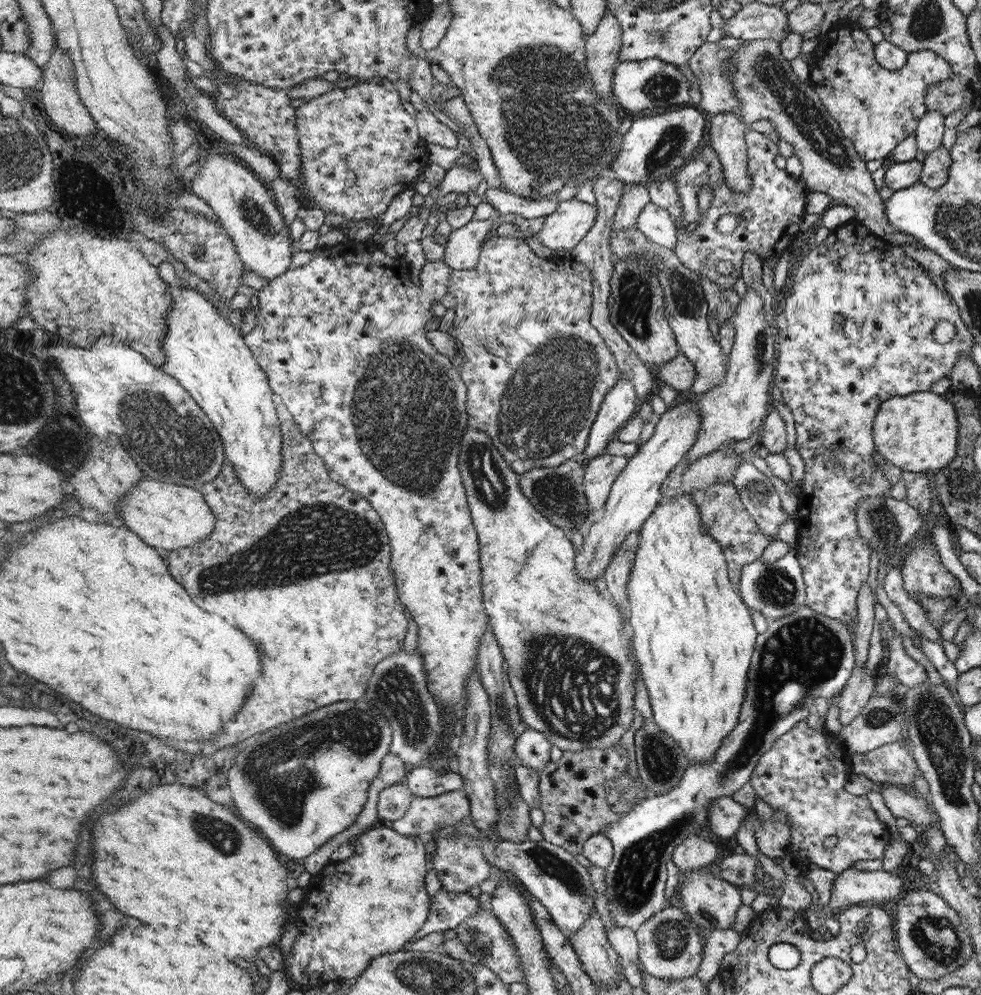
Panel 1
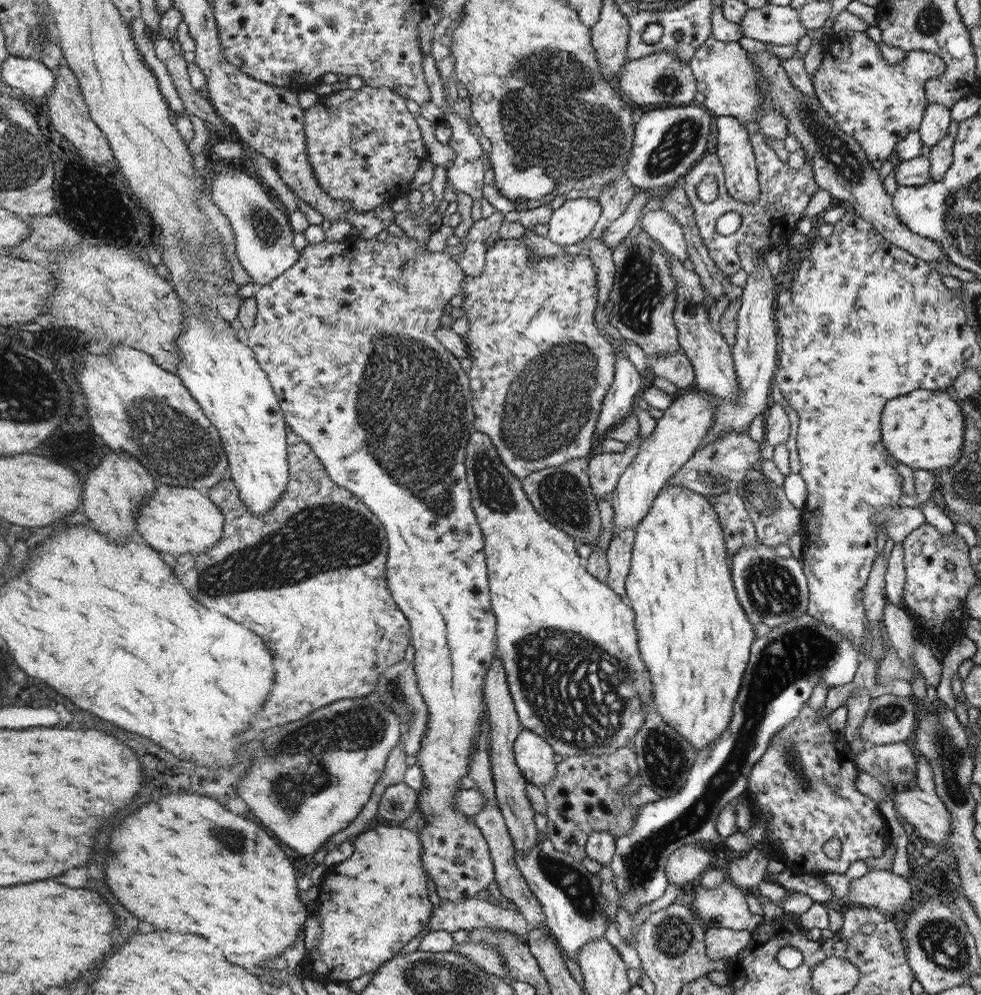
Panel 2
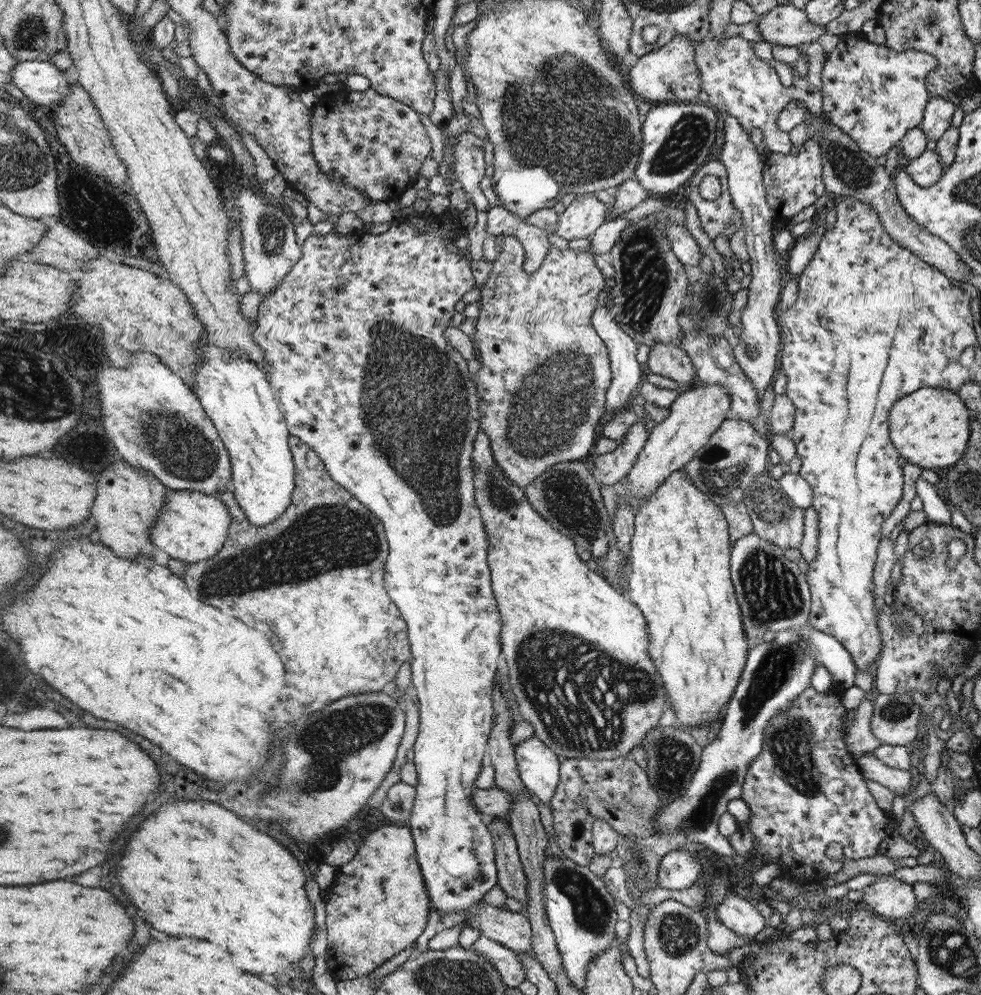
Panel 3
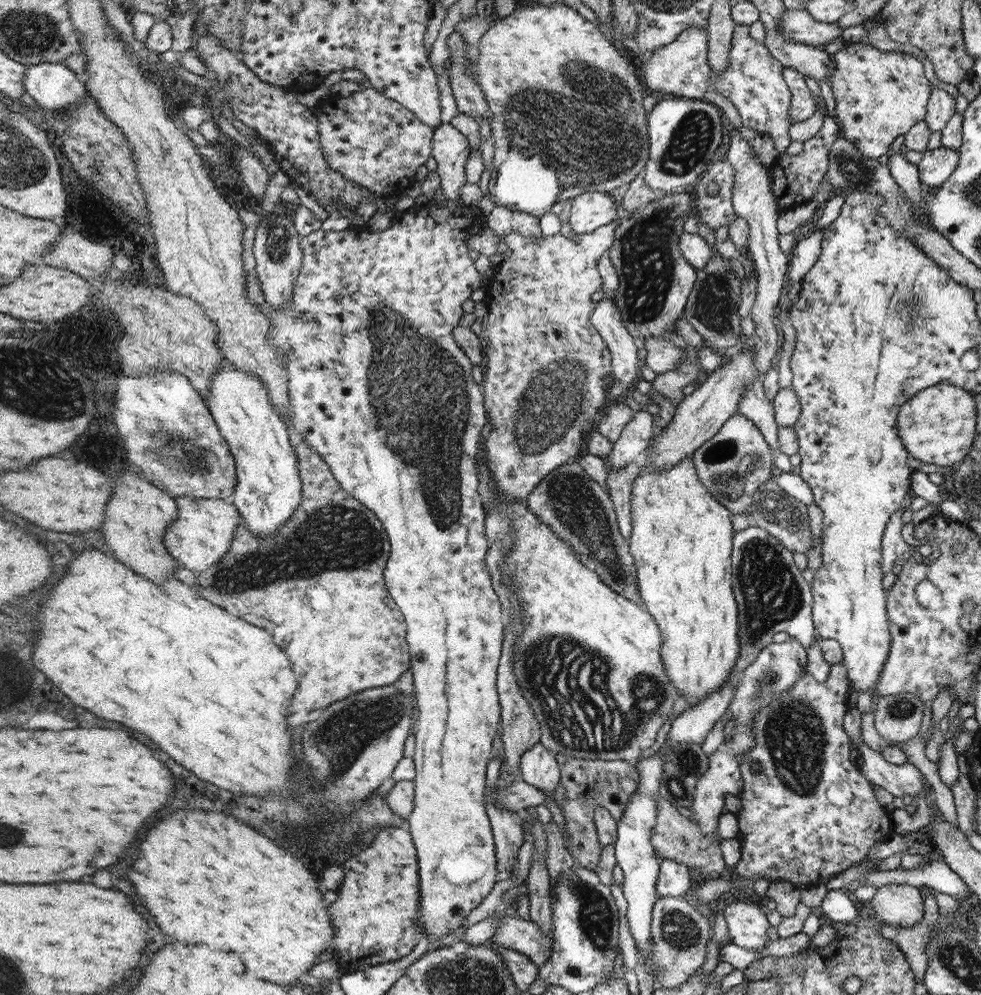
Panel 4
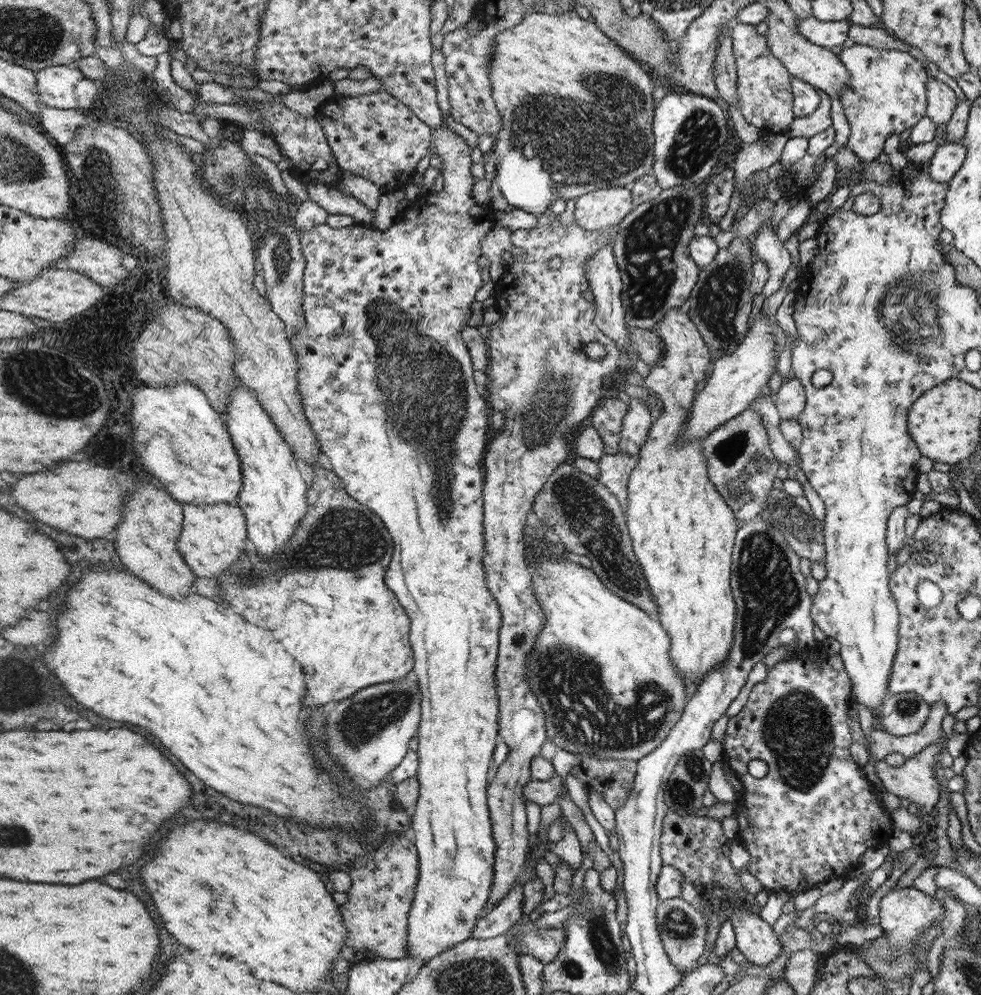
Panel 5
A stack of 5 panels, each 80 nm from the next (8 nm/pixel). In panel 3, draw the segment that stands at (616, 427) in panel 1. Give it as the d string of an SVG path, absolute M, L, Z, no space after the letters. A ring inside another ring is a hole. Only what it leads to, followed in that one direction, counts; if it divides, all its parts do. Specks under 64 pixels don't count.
M608 305L599 307L596 314L593 314L593 326L597 334L601 336L607 344L613 361L613 386L610 386L609 393L606 394L606 412L611 417L614 413L628 409L634 396L638 393L642 382L645 380L640 368L640 363L636 359L638 343L629 338L620 326L614 322L614 314L608 310Z

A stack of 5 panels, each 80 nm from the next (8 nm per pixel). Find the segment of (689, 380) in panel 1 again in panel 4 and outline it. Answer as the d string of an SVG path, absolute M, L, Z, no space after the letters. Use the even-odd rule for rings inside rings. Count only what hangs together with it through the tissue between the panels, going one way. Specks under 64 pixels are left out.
M646 338L646 352L644 362L656 375L676 370L685 361L686 351L677 348L672 341L665 338Z

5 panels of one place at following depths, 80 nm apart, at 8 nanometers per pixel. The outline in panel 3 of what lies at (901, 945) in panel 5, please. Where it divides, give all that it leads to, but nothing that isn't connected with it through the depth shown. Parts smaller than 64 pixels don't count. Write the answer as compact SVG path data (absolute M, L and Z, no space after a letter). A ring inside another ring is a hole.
M879 876L862 891L864 898L860 902L865 902L876 915L891 922L912 916L918 906L912 885L893 876Z

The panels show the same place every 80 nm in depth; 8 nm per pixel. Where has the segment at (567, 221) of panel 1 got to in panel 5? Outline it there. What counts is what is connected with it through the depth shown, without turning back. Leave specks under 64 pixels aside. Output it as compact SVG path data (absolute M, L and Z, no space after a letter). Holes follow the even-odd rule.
M628 186L595 190L577 198L575 220L586 230L616 229L633 207L633 192Z

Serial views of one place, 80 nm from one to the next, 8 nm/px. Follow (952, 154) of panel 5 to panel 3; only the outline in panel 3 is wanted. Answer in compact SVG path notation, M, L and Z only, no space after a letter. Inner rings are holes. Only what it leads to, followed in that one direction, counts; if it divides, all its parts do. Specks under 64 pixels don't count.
M926 149L918 158L912 159L906 166L912 180L922 188L936 184L945 173L939 152Z

